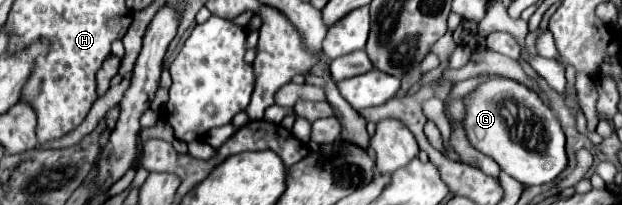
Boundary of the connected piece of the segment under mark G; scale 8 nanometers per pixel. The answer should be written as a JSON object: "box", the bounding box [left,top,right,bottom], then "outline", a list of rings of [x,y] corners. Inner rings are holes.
{"box":[463,75,567,185],"outline":[[[491,75],[485,83],[463,97],[463,129],[473,149],[499,163],[501,171],[523,185],[553,181],[567,167],[565,135],[549,105],[527,85]]]}

